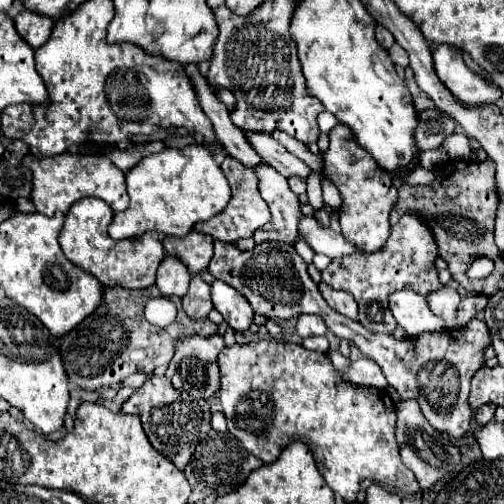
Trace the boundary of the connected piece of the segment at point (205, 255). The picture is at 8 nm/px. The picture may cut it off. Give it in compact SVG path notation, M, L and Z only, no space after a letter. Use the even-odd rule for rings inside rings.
M191 230L183 238L165 236L163 248L167 254L177 256L189 268L189 272L197 274L203 268L207 268L211 256L213 256L213 238L209 238L207 234L201 234L197 230Z

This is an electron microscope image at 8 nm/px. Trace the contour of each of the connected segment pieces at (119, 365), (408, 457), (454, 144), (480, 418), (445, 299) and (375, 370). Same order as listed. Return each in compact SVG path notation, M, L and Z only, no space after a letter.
M105 288L103 300L95 308L95 312L87 316L81 322L81 326L59 336L59 352L71 386L83 390L99 390L123 382L133 372L151 374L157 366L163 366L173 358L179 338L187 338L193 334L211 336L217 332L217 324L213 324L209 318L203 320L189 318L181 308L181 298L177 296L171 298L177 306L175 322L169 324L167 328L151 328L143 316L143 308L149 300L151 300L149 288L147 290Z
M401 400L395 406L397 406L395 436L397 436L397 444L401 448L401 460L409 470L413 470L421 488L431 488L443 474L449 472L451 466L455 466L459 462L459 458L461 458L459 448L451 438L447 438L445 434L435 430L425 420L425 416L421 414L419 404L415 400Z
M451 134L449 138L443 140L441 148L447 152L449 158L453 160L465 160L469 158L471 154L471 146L469 146L469 140L465 134Z
M489 404L481 406L481 408L475 412L475 420L477 420L477 424L485 426L487 422L491 422L491 418L493 418L493 412L495 412L495 406L489 406Z
M443 286L443 288L431 290L427 294L429 308L433 310L433 314L437 314L445 320L447 328L455 328L455 310L457 310L459 300L461 300L459 292L451 286Z
M369 358L351 362L351 368L347 372L341 372L341 378L345 378L347 382L353 382L353 384L373 386L373 388L379 388L379 390L389 388L389 384L383 376L383 370Z

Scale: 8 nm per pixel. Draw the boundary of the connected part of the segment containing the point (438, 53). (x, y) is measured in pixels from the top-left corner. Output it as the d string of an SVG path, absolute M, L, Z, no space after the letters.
M433 44L431 52L439 80L451 90L451 94L455 94L459 102L467 106L481 106L495 104L503 96L503 90L499 86L487 84L481 76L465 66L459 48Z

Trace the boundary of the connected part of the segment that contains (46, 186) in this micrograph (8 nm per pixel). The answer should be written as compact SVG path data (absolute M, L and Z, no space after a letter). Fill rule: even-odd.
M27 154L25 166L33 172L31 200L37 212L45 216L53 216L57 210L65 214L71 208L71 204L87 196L105 200L113 212L121 212L129 206L129 196L125 190L125 174L105 156L57 154L49 158L33 158L33 154Z

